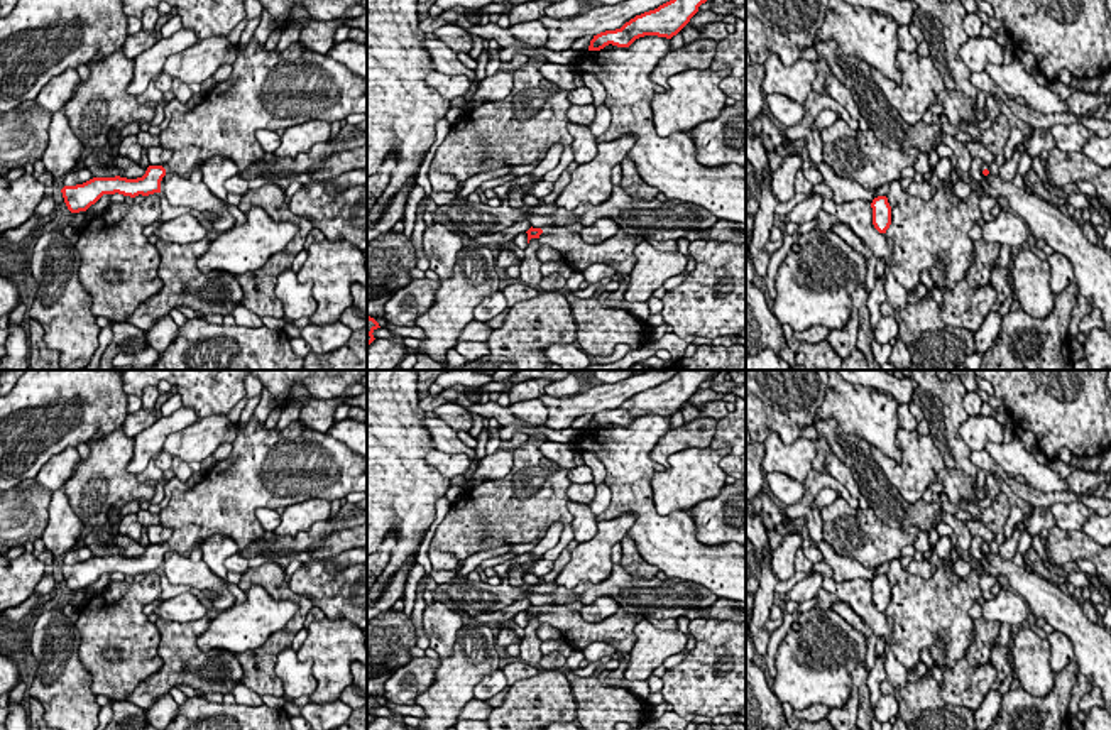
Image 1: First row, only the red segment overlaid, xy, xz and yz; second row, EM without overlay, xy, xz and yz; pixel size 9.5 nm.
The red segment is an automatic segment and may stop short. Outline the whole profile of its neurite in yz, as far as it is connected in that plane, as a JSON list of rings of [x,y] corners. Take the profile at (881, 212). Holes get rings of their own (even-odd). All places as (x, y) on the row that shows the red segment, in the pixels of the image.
[[[878,196],[871,203],[873,225],[879,233],[886,233],[891,225],[891,206],[886,196]]]

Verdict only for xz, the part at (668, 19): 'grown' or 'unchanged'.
unchanged

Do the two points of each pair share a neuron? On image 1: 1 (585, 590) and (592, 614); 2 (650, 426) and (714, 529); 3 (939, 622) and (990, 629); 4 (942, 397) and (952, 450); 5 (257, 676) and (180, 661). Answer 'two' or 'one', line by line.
1: two
2: two
3: two
4: one
5: two

